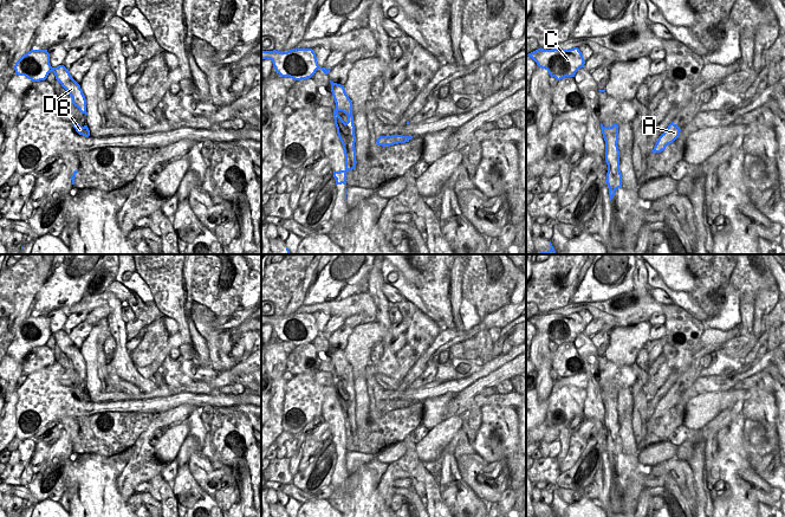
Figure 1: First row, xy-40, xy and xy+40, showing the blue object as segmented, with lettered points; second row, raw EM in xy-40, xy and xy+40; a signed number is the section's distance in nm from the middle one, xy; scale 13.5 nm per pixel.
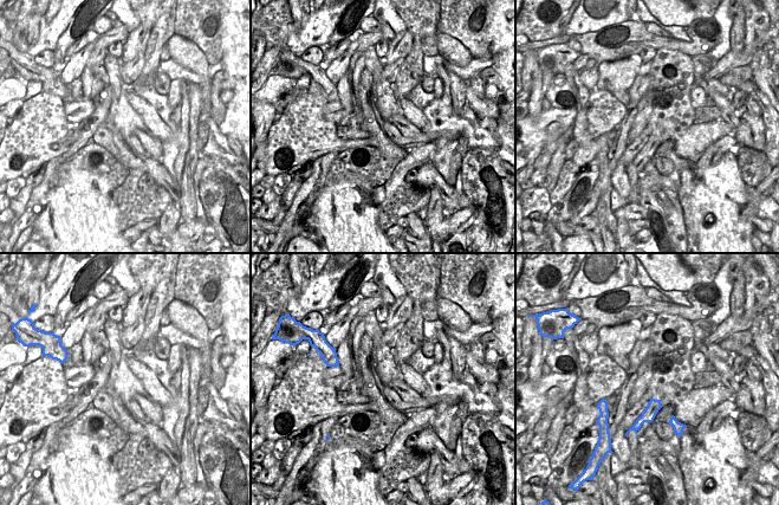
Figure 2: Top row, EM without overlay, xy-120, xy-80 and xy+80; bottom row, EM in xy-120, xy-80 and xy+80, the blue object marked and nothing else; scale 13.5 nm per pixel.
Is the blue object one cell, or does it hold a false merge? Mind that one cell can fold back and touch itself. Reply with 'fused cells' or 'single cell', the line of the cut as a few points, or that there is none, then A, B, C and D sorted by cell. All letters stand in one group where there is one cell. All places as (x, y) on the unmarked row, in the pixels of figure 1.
fused cells | xy+40 (608, 430), (615, 441), (621, 440) | A / B C D

